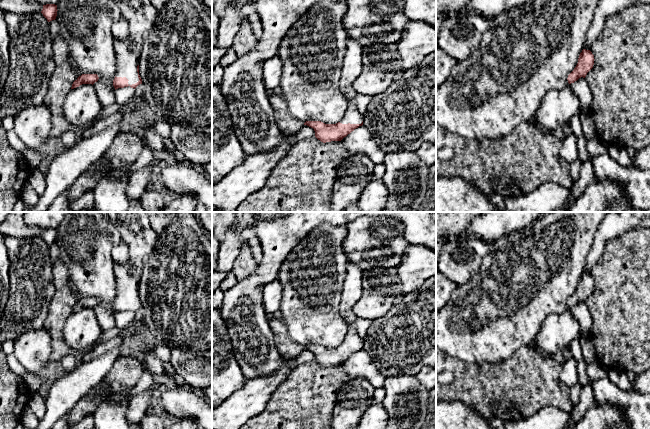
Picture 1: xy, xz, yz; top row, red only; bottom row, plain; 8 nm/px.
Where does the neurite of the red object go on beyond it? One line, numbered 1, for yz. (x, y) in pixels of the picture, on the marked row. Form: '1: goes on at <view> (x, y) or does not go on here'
1: does not go on here

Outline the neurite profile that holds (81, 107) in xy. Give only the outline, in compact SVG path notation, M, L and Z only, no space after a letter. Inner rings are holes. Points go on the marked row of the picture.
M82 84L71 89L63 103L64 116L74 129L85 128L93 124L102 109L92 84Z

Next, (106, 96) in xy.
M101 81L95 82L93 87L103 108L116 103L115 90L110 89Z

